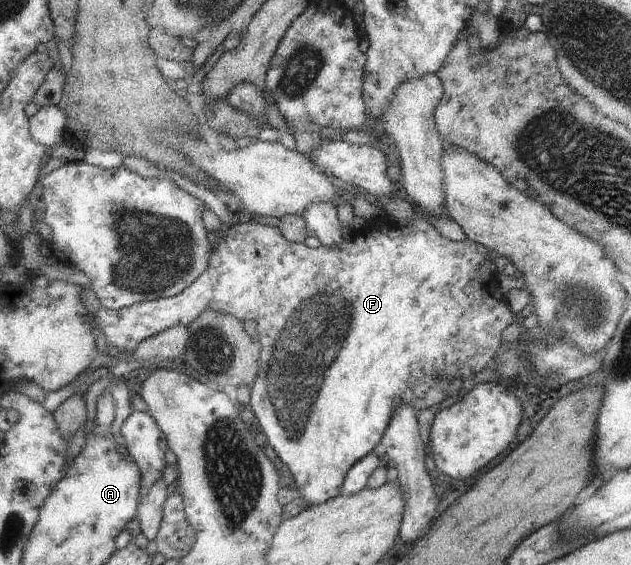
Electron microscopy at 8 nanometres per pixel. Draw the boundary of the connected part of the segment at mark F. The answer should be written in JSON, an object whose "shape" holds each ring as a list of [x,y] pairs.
{"shape":[[[415,209],[412,222],[408,222],[406,226],[398,226],[392,220],[388,220],[388,224],[384,222],[378,224],[378,220],[368,220],[367,226],[362,230],[343,236],[338,248],[326,248],[324,244],[321,244],[319,248],[310,248],[306,244],[288,240],[283,236],[279,226],[251,224],[247,220],[224,228],[219,234],[217,244],[216,252],[212,254],[210,268],[204,272],[203,276],[200,276],[199,280],[195,281],[195,284],[178,296],[142,302],[119,310],[111,310],[100,305],[94,312],[86,308],[84,314],[86,314],[90,328],[98,328],[107,343],[120,348],[120,359],[126,362],[134,361],[132,352],[136,352],[140,342],[170,328],[190,324],[206,310],[218,310],[218,312],[236,316],[239,320],[254,322],[258,328],[256,337],[260,340],[262,352],[260,352],[258,376],[251,388],[249,405],[257,419],[260,420],[264,432],[268,432],[268,440],[276,448],[274,451],[278,452],[277,456],[293,475],[297,485],[296,494],[306,502],[305,509],[310,506],[320,506],[326,500],[340,495],[340,486],[344,482],[344,476],[347,476],[347,472],[356,462],[367,456],[379,443],[388,425],[388,418],[392,418],[392,412],[396,412],[398,406],[412,404],[410,408],[418,411],[424,408],[438,409],[442,404],[451,402],[452,400],[446,400],[446,398],[456,396],[464,380],[473,378],[476,372],[486,368],[490,358],[499,350],[502,331],[516,320],[515,312],[510,312],[504,295],[498,290],[497,276],[490,268],[492,262],[490,252],[484,246],[472,242],[470,238],[465,238],[460,242],[451,242],[443,238],[417,209]]]}

